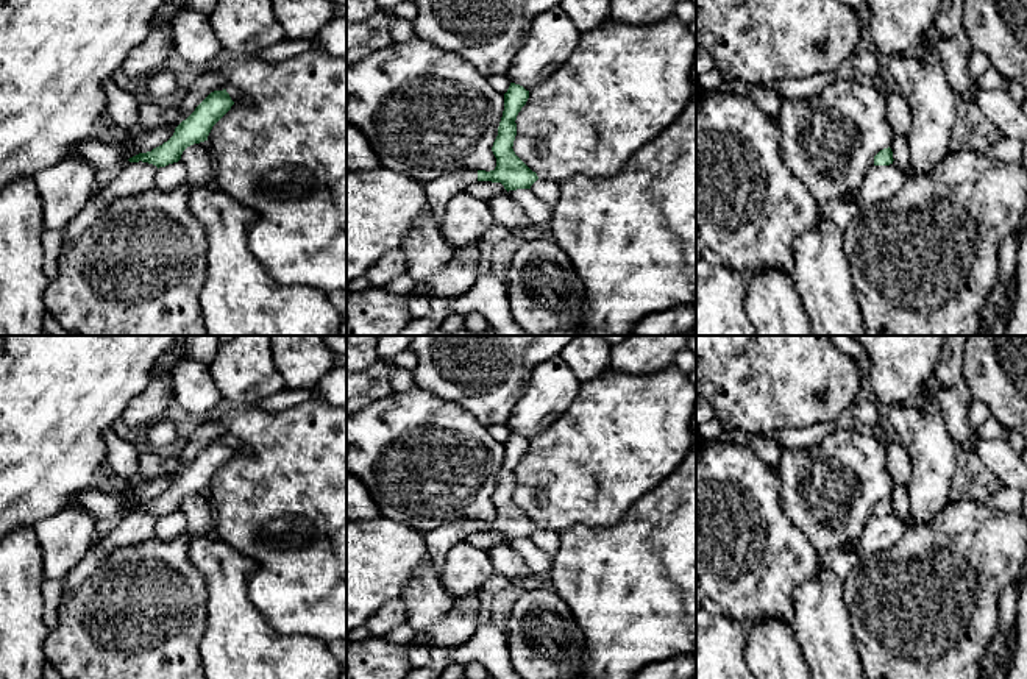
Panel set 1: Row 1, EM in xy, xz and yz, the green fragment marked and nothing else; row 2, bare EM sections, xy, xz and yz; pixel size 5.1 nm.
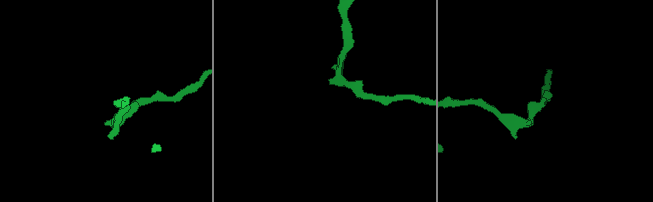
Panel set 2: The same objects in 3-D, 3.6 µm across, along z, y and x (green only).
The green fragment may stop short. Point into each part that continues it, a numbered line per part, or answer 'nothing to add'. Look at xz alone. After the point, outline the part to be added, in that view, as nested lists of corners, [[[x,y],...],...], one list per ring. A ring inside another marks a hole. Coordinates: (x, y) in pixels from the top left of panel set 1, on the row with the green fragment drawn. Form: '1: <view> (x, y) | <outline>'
1: xz (439, 192) | [[[478,170],[464,172],[443,180],[435,180],[425,184],[428,204],[434,214],[434,220],[440,228],[442,217],[448,201],[459,192],[464,192],[470,184],[478,183]]]

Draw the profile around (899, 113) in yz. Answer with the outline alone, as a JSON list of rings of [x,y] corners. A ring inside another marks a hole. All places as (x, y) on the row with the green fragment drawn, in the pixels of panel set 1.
[[[888,92],[887,95],[890,123],[896,134],[907,136],[913,126],[912,111],[899,92]]]

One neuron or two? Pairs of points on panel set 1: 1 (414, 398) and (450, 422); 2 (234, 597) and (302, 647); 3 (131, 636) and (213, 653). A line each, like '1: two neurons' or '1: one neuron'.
1: one neuron
2: one neuron
3: two neurons

